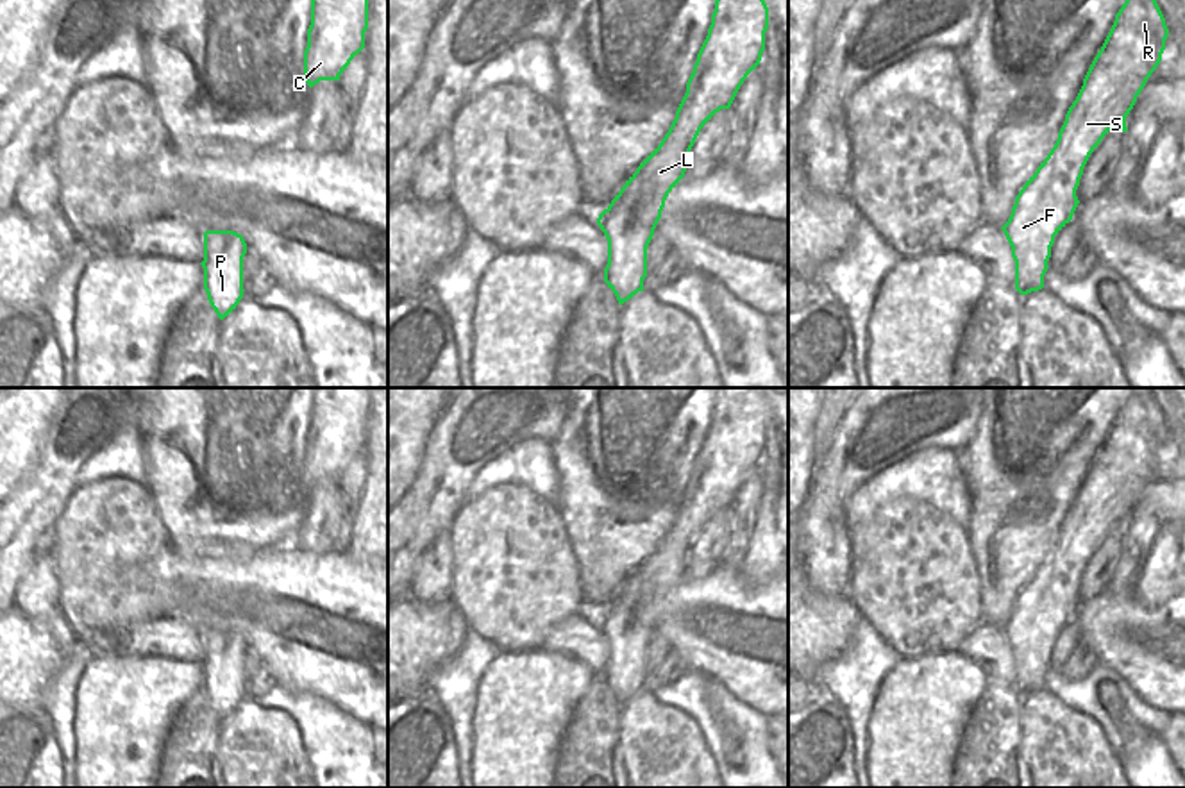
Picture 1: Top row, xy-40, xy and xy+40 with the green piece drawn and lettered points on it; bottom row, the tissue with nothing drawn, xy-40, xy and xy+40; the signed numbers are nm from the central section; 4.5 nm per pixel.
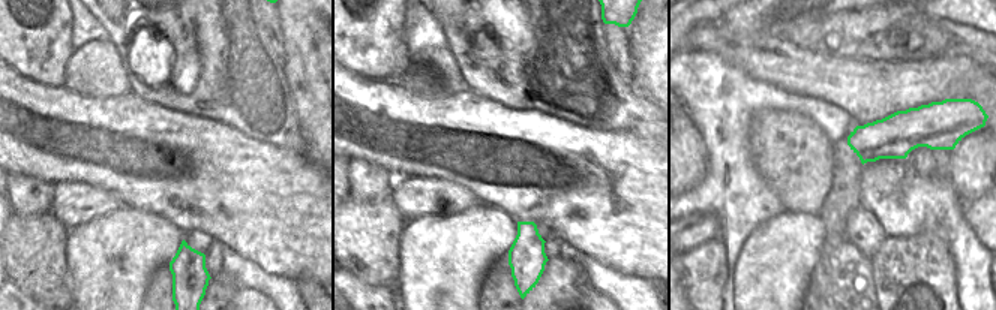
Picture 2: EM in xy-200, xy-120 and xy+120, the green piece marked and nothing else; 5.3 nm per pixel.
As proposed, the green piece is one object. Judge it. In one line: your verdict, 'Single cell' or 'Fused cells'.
Single cell.

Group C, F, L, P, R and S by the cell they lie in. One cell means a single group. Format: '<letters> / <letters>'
C F L P R S

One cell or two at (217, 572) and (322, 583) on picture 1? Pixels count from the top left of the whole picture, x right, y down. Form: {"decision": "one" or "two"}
{"decision": "one"}

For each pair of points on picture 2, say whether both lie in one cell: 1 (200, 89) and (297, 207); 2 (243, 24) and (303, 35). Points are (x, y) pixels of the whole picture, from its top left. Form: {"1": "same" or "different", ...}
{"1": "different", "2": "different"}

